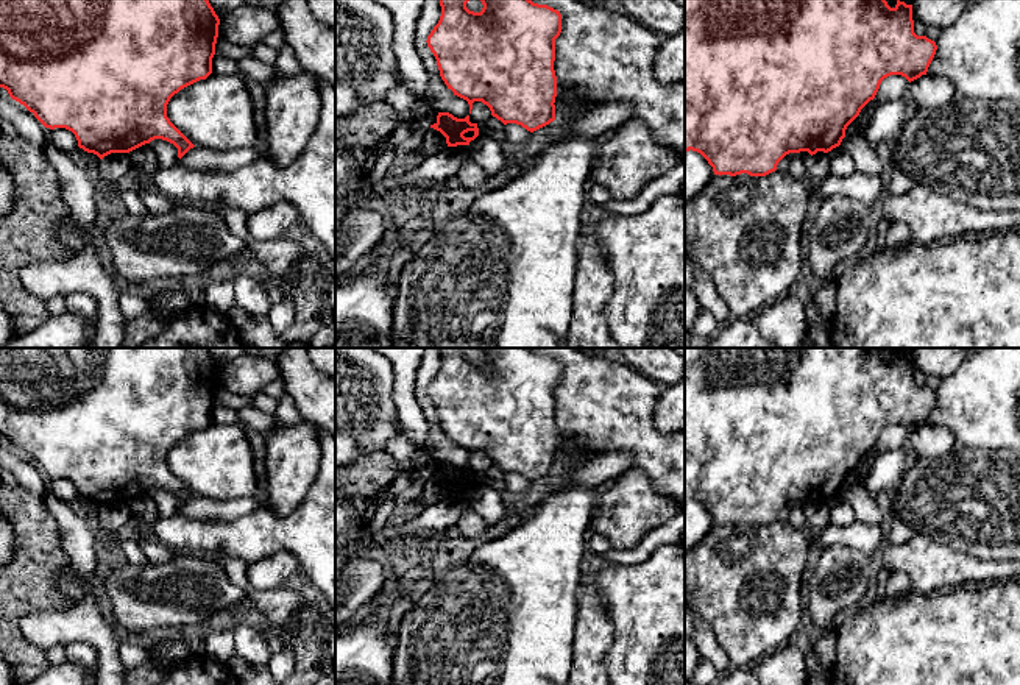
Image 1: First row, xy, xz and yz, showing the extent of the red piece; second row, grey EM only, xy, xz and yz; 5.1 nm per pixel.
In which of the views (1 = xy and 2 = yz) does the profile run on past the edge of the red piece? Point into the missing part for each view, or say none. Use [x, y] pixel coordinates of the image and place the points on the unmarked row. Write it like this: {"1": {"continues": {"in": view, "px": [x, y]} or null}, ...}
{"1": {"continues": null}, "2": {"continues": null}}

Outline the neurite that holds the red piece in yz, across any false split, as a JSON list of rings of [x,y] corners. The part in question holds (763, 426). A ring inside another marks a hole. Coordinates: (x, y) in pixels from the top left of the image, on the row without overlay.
[[[685,348],[685,502],[700,502],[719,526],[766,526],[789,502],[828,502],[841,495],[847,476],[875,448],[884,428],[901,424],[911,432],[926,424],[936,399],[934,390],[914,382],[912,354],[900,350],[891,357],[884,348]]]

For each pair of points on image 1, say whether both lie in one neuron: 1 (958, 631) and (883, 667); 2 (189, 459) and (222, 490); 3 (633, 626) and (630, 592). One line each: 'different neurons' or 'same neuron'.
1: same neuron
2: same neuron
3: same neuron

